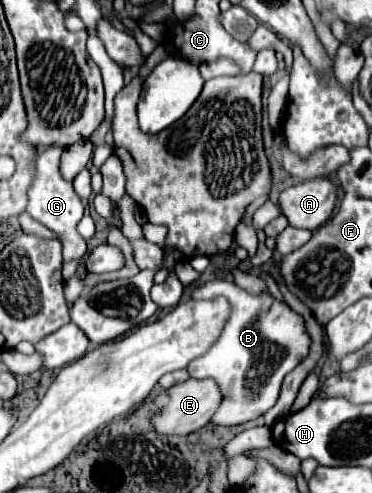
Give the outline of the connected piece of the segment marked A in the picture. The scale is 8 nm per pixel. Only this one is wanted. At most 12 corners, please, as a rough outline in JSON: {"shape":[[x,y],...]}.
{"shape":[[311,179],[279,195],[289,225],[315,231],[335,211],[337,185]]}

